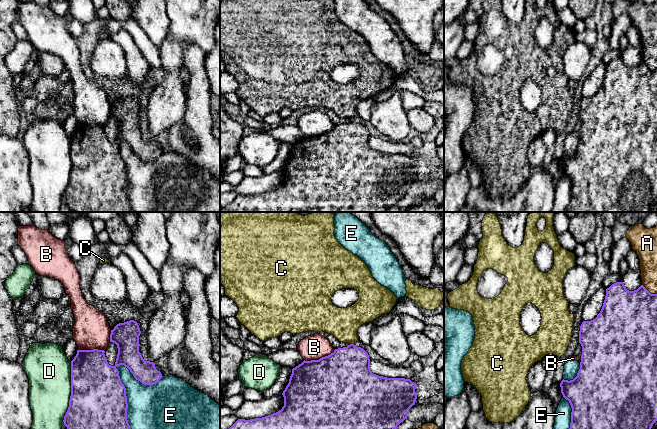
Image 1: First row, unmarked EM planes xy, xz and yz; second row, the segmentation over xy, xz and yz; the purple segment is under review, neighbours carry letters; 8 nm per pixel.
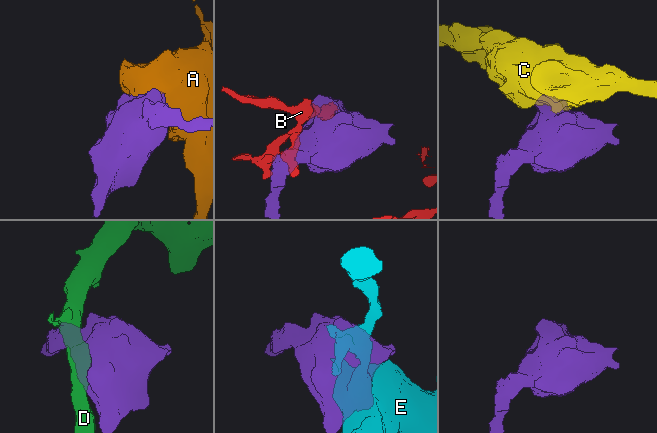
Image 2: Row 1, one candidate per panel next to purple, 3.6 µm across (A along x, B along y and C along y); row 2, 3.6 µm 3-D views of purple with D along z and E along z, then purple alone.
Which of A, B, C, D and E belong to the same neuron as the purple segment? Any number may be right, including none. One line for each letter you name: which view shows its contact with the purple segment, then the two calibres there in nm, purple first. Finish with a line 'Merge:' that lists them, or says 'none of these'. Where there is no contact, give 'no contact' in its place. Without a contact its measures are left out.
Merge: none of these

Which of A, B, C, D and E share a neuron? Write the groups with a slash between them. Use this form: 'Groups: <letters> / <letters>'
Groups: A / B E / C / D

